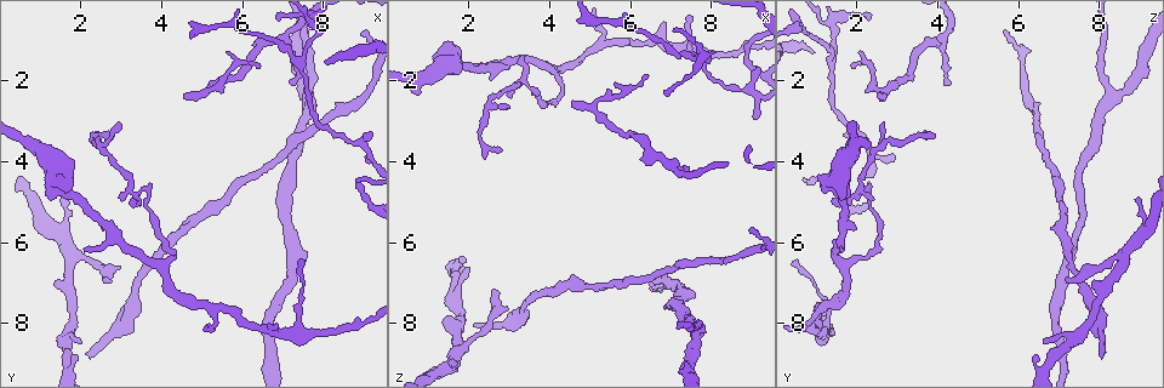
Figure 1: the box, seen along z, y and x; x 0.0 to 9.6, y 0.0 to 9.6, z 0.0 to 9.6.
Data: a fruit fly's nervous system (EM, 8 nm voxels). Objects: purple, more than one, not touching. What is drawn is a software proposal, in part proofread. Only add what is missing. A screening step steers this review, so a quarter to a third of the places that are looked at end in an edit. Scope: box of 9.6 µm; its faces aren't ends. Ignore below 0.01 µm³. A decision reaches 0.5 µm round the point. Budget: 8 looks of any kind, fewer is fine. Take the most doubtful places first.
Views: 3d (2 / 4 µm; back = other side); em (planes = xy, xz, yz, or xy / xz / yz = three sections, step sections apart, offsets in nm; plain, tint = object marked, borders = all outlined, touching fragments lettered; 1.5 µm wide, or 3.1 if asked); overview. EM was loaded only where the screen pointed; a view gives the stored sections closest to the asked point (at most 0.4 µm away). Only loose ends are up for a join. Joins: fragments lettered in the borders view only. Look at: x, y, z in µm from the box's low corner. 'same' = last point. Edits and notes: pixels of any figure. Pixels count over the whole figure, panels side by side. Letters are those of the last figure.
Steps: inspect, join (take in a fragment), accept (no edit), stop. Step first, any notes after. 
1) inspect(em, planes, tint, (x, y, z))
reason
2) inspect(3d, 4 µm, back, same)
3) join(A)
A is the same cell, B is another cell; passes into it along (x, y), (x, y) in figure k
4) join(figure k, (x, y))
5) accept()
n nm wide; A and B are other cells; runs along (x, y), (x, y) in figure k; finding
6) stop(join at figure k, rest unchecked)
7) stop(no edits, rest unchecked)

inspect(3d, 2 µm, (2.65, 6.85, 7.20))
free end

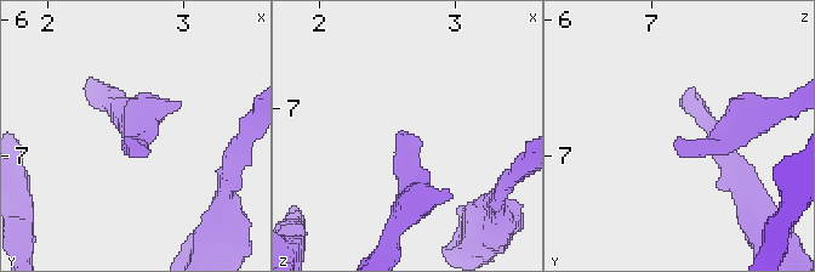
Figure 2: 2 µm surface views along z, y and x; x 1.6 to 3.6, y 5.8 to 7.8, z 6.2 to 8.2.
inspect(em, xy, step 4, borders, (2.62, 6.88, 7.16))
need the tissue

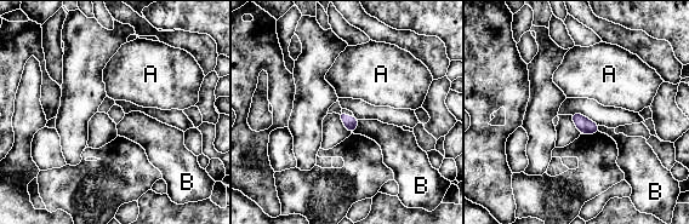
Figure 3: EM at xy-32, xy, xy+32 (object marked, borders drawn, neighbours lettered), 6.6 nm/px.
accept()
A and B are other cells; border along (358, 120), (358, 126), (352, 132) in figure 3; none of them fits

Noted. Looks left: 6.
inspect(em, planes, borders, (2.20, 8.75, 8.00))
free end

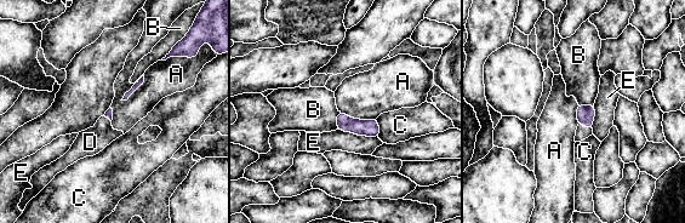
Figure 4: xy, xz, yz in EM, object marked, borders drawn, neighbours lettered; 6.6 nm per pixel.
join(D)
D is the same cell, A, B, C and E are other cells; passes into it along (586, 114), (584, 125), (582, 132) in figure 4; the neuron continues

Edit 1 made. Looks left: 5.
inspect(3d, 2 µm, (6.40, 1.55, 1.80))
free end

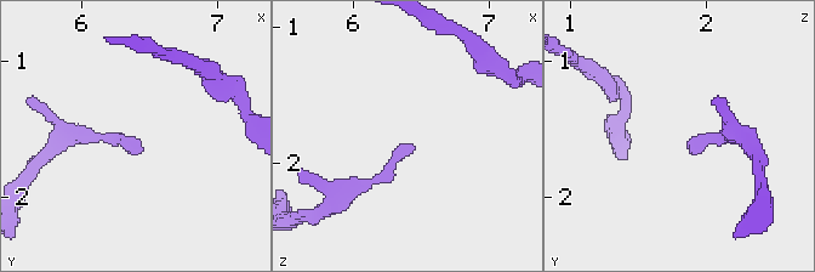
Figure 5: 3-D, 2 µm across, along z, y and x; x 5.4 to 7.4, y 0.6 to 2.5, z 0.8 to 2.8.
inspect(em, yz, step 8, borders, (6.40, 1.60, 1.84))
now the EM

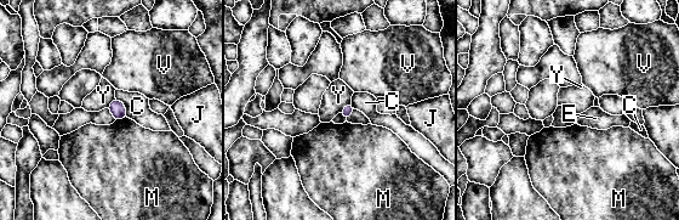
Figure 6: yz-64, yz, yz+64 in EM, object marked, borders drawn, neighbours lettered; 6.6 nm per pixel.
inspect(em, planes, borders, same)
another direction

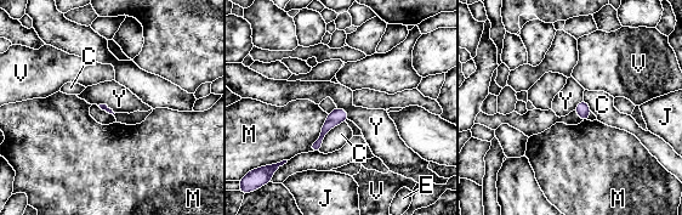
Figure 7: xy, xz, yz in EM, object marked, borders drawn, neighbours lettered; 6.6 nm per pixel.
accept()
C, E, J, M, V and Y are other cells; runs along (342, 113), (324, 130), (316, 148) in figure 7; none of them fits

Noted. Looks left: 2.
stop(join at figure 4, rest unchecked)

